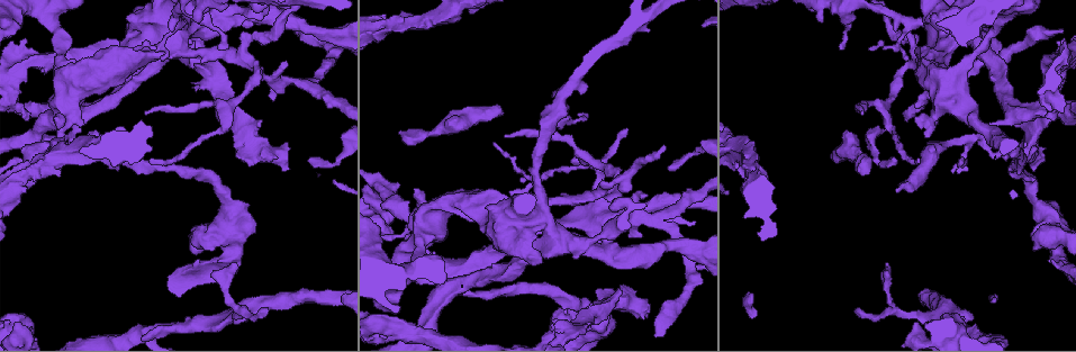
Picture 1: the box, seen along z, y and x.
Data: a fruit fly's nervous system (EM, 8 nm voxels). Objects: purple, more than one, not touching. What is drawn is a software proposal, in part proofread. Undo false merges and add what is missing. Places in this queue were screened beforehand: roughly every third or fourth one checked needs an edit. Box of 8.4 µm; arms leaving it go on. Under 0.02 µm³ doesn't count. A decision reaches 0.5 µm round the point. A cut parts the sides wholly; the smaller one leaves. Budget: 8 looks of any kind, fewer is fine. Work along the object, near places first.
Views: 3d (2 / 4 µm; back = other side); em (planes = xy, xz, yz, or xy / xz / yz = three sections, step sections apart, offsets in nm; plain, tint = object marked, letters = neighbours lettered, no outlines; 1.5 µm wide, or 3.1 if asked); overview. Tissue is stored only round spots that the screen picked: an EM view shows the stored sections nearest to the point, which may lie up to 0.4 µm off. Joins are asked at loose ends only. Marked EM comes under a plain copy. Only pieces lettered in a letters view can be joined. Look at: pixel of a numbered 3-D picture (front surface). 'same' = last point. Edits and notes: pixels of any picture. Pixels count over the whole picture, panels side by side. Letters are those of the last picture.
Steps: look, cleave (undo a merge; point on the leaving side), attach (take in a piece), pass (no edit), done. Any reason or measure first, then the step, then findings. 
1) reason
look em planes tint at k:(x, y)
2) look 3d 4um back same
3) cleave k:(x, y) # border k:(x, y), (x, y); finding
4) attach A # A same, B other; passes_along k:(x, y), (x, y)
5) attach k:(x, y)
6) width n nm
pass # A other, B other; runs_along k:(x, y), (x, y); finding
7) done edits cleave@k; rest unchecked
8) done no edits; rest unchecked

tapers out
look em planes letters at 1:(510, 191)

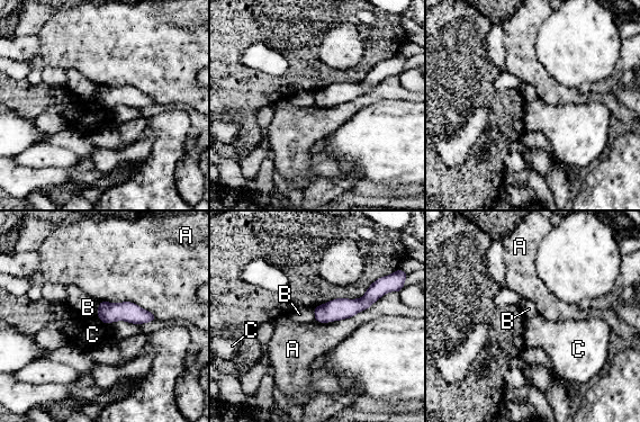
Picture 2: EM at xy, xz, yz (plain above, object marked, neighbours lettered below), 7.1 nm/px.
width 140 nm
pass # A other, B other, C other; none of them fits

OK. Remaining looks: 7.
branch stops here
look 3d 4um at 1:(400, 133)

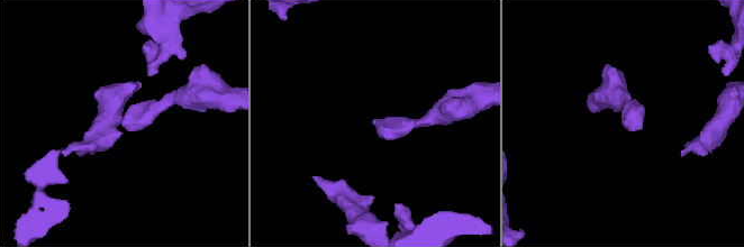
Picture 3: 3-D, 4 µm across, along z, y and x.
shape alone is not enough
look em planes letters at 3:(373, 119)

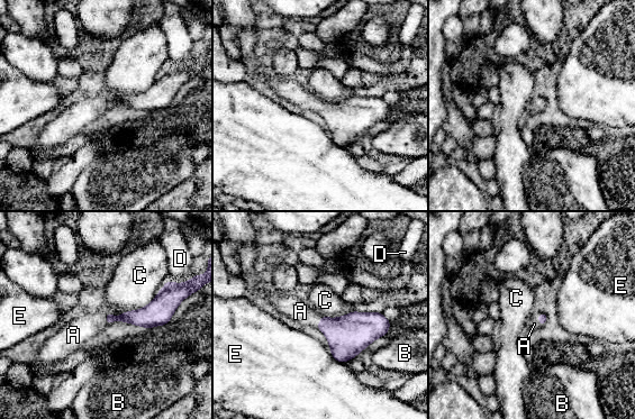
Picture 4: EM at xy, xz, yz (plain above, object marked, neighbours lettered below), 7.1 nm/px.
attach A # A same, B other, C other, D other, E other; passes_along 4:(542, 317), (538, 319), (534, 324); the neuron continues

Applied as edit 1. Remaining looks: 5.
look overview

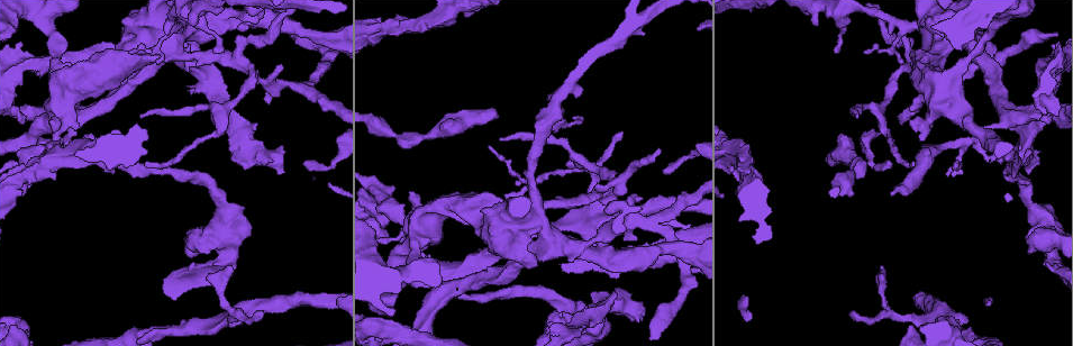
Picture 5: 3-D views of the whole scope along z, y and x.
free end
look 3d 4um at 5:(595, 293)

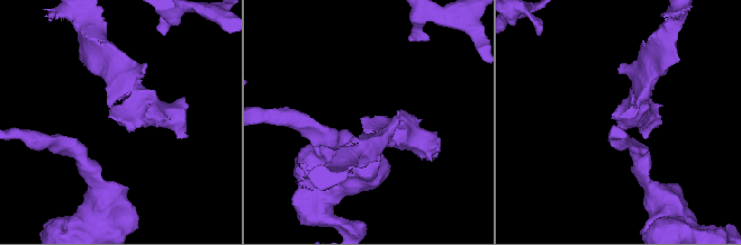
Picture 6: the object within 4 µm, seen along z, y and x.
look em planes letters at 6:(115, 116)

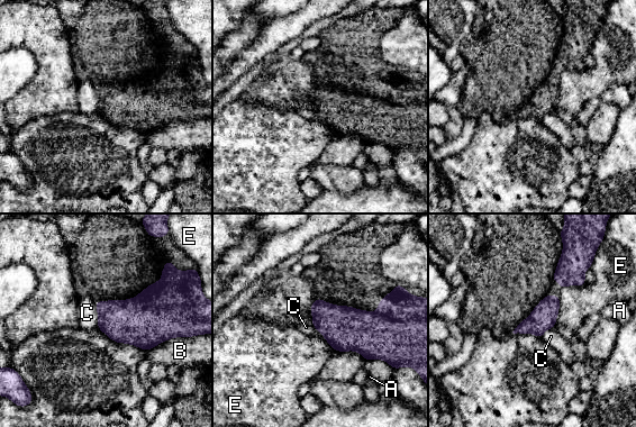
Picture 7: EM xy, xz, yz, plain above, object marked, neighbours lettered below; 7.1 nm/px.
longest_contact B 280 nm
pass # A other, B other, C other, E other; border 7:(94, 303), (99, 328); no lettered piece goes on from it

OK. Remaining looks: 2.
done edits attach@4; rest unchecked

